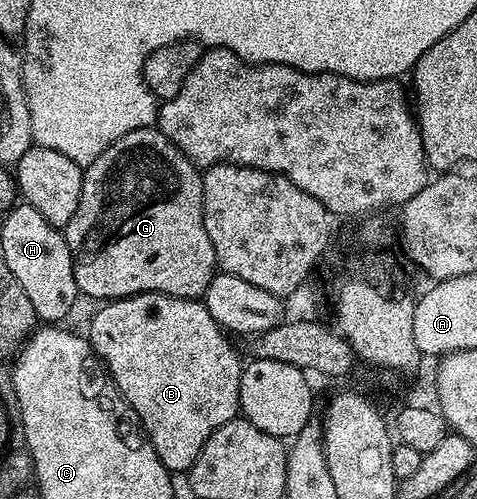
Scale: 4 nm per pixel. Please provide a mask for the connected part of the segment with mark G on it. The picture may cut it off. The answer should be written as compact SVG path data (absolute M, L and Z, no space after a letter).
M156 126L132 130L132 134L124 134L124 138L116 138L96 162L85 165L82 173L82 189L80 190L80 206L76 206L76 214L66 223L64 235L68 242L68 250L72 254L72 270L76 274L76 286L83 297L91 296L97 302L122 300L125 296L138 296L142 292L162 292L165 296L183 296L186 300L197 300L205 297L212 278L216 275L218 259L212 250L212 238L208 238L208 230L204 230L204 214L202 213L202 172L193 160L189 160L183 152L179 152L168 137Z

